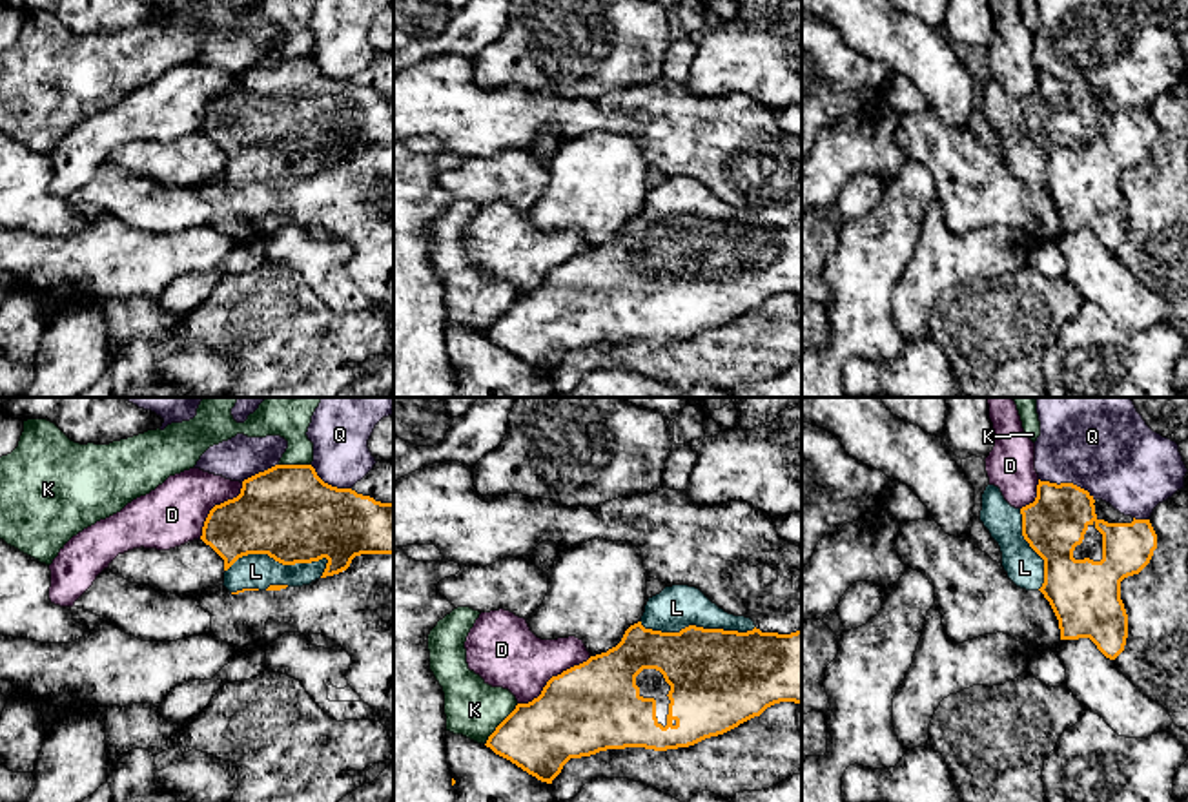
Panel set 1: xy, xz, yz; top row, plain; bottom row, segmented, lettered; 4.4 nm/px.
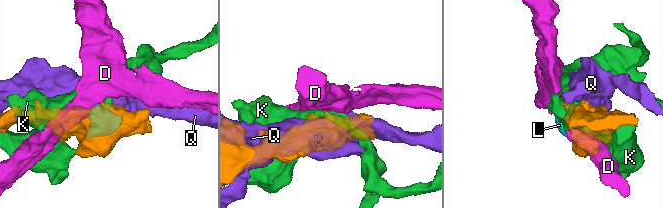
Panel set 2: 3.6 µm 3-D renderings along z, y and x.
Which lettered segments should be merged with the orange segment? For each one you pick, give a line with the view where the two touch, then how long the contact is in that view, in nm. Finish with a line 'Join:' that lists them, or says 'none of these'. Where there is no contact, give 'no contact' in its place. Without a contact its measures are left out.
L: contact in xy; length 460 nm
Join: L

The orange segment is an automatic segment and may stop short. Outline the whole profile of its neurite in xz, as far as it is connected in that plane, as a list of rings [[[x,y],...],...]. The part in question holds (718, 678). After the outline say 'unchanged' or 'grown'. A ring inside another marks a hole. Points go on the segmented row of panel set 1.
[[[672,585],[649,598],[641,620],[625,631],[616,647],[552,676],[538,698],[517,704],[485,745],[552,784],[570,758],[625,747],[689,747],[723,735],[780,702],[802,704],[802,631],[762,632],[751,618],[725,612],[700,589]]]; grown

